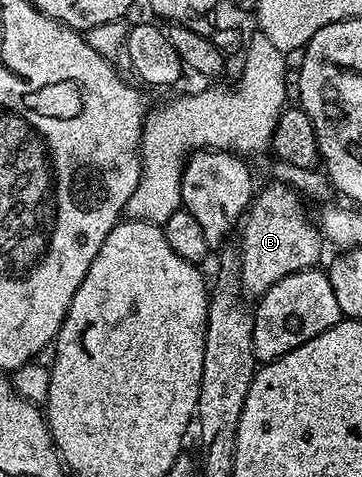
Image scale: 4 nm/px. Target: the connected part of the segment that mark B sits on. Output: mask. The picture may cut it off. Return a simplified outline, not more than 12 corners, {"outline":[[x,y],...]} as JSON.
{"outline":[[268,183],[245,217],[243,293],[313,268],[324,237],[303,197]]}

